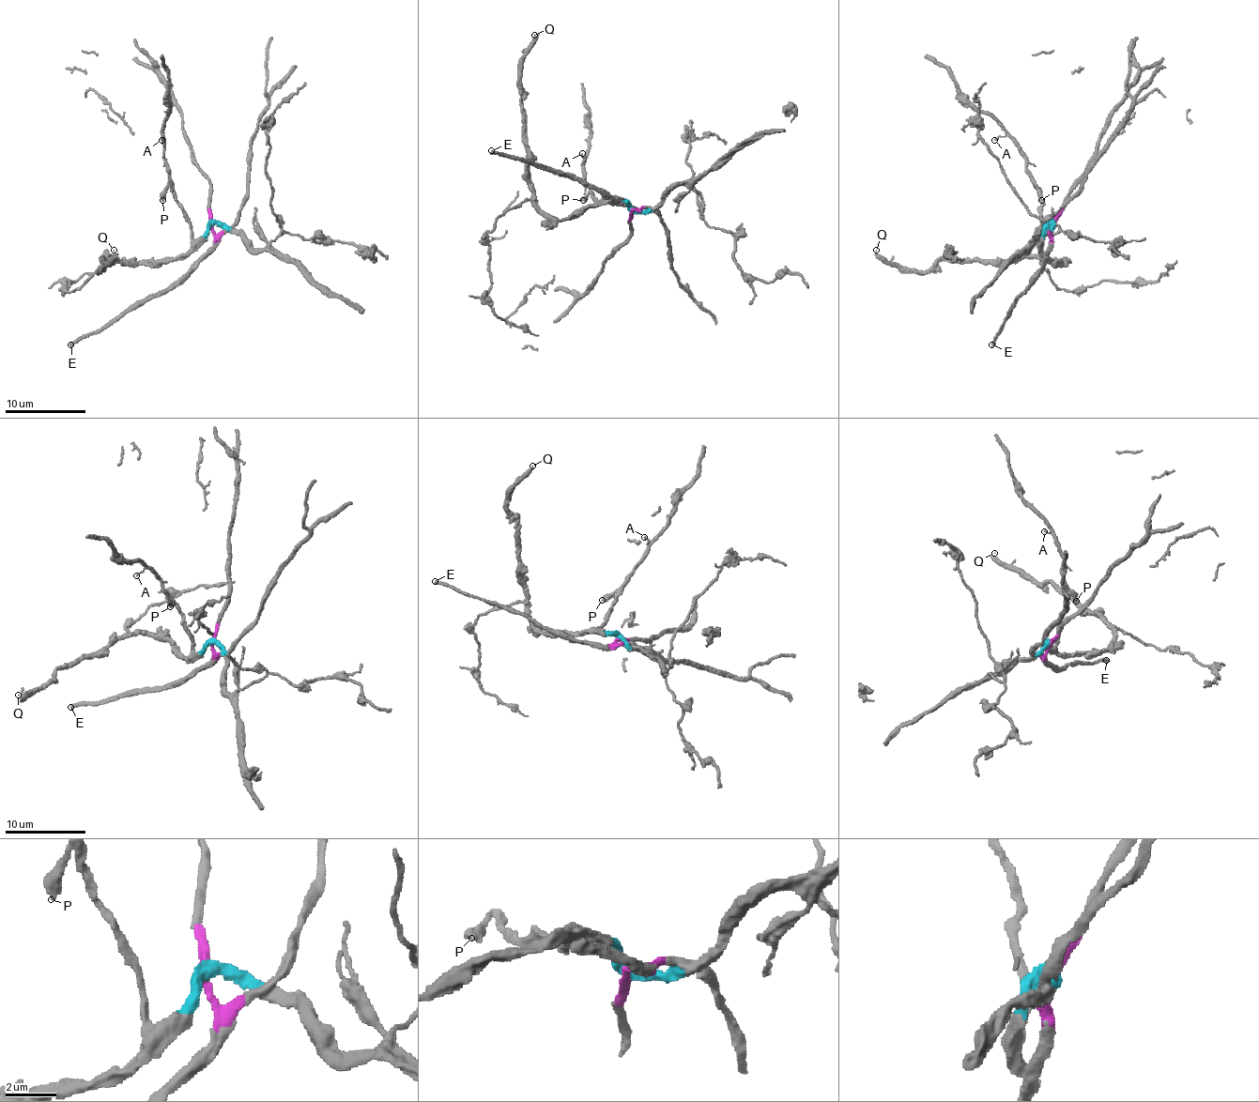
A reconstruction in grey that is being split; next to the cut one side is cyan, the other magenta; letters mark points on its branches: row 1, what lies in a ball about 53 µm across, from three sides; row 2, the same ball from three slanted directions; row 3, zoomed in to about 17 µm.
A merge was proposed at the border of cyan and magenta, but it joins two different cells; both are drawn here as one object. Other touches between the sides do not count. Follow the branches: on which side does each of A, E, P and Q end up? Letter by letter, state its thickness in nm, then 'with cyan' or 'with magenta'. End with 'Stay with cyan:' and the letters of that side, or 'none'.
A: calibre 100 nm; with cyan
E: calibre 300 nm; with magenta
P: calibre 360 nm; with cyan
Q: calibre 240 nm; with cyan
Stay with cyan: A, P, Q

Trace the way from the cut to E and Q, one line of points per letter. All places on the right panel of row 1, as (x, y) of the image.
E: (1051, 223), (1051, 243), (1046, 264), (1016, 300), (991, 345)
Q: (1051, 223), (1042, 236), (1044, 253), (1060, 262), (938, 260), (928, 270), (899, 270), (875, 250)

